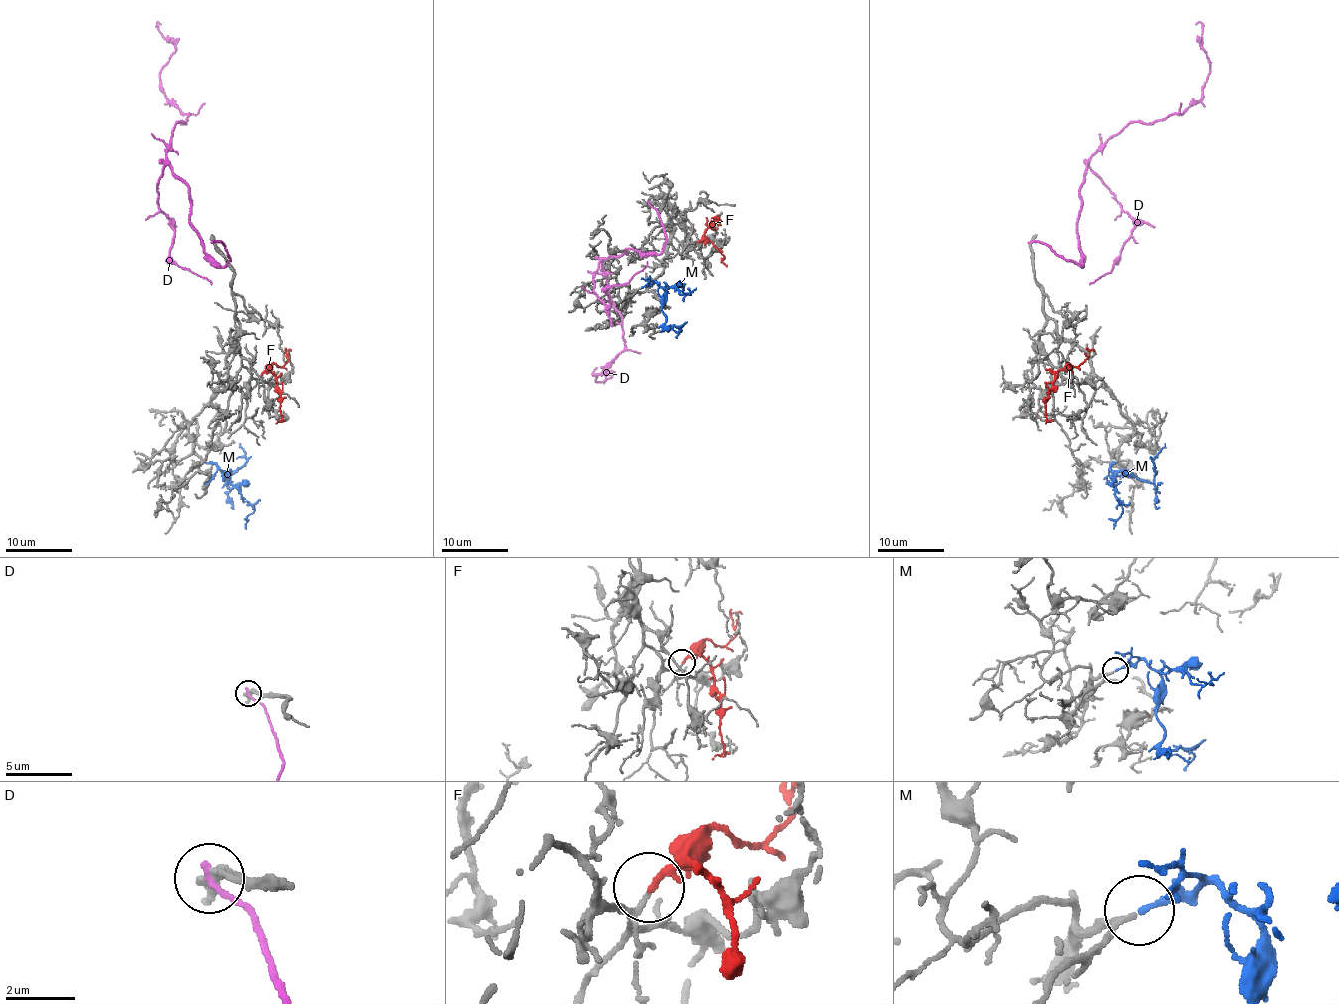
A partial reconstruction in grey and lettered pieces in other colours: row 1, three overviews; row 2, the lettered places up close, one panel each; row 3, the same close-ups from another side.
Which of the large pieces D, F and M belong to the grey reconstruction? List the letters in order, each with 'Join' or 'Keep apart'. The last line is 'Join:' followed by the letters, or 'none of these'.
D: Keep apart
F: Join
M: Join
Join: F, M

